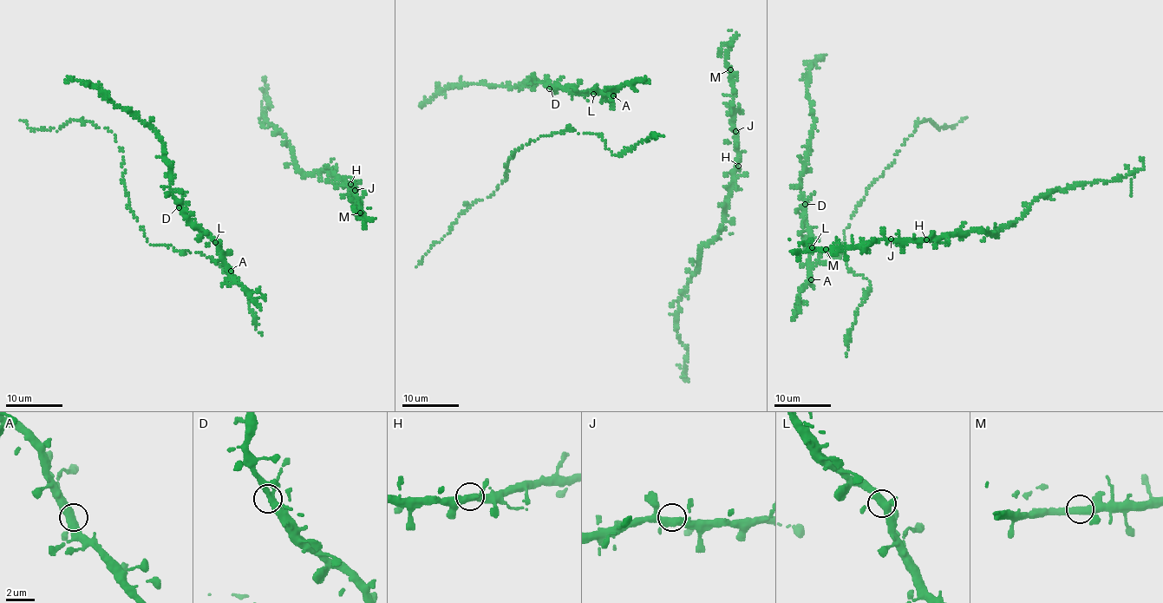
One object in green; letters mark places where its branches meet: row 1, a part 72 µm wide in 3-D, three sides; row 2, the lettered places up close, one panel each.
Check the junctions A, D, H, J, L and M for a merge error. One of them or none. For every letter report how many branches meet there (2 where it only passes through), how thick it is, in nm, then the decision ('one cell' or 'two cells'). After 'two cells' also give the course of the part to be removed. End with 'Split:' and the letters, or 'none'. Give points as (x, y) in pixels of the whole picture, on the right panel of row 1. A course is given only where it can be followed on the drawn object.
A: 3 branches meet; 360 nm thick; one cell
D: 4 branches meet; 340 nm thick; one cell
H: 3 branches meet; 340 nm thick; one cell
J: 3 branches meet; 360 nm thick; one cell
L: 3 branches meet; 360 nm thick; one cell
M: 3 branches meet; 320 nm thick; one cell
Split: none

